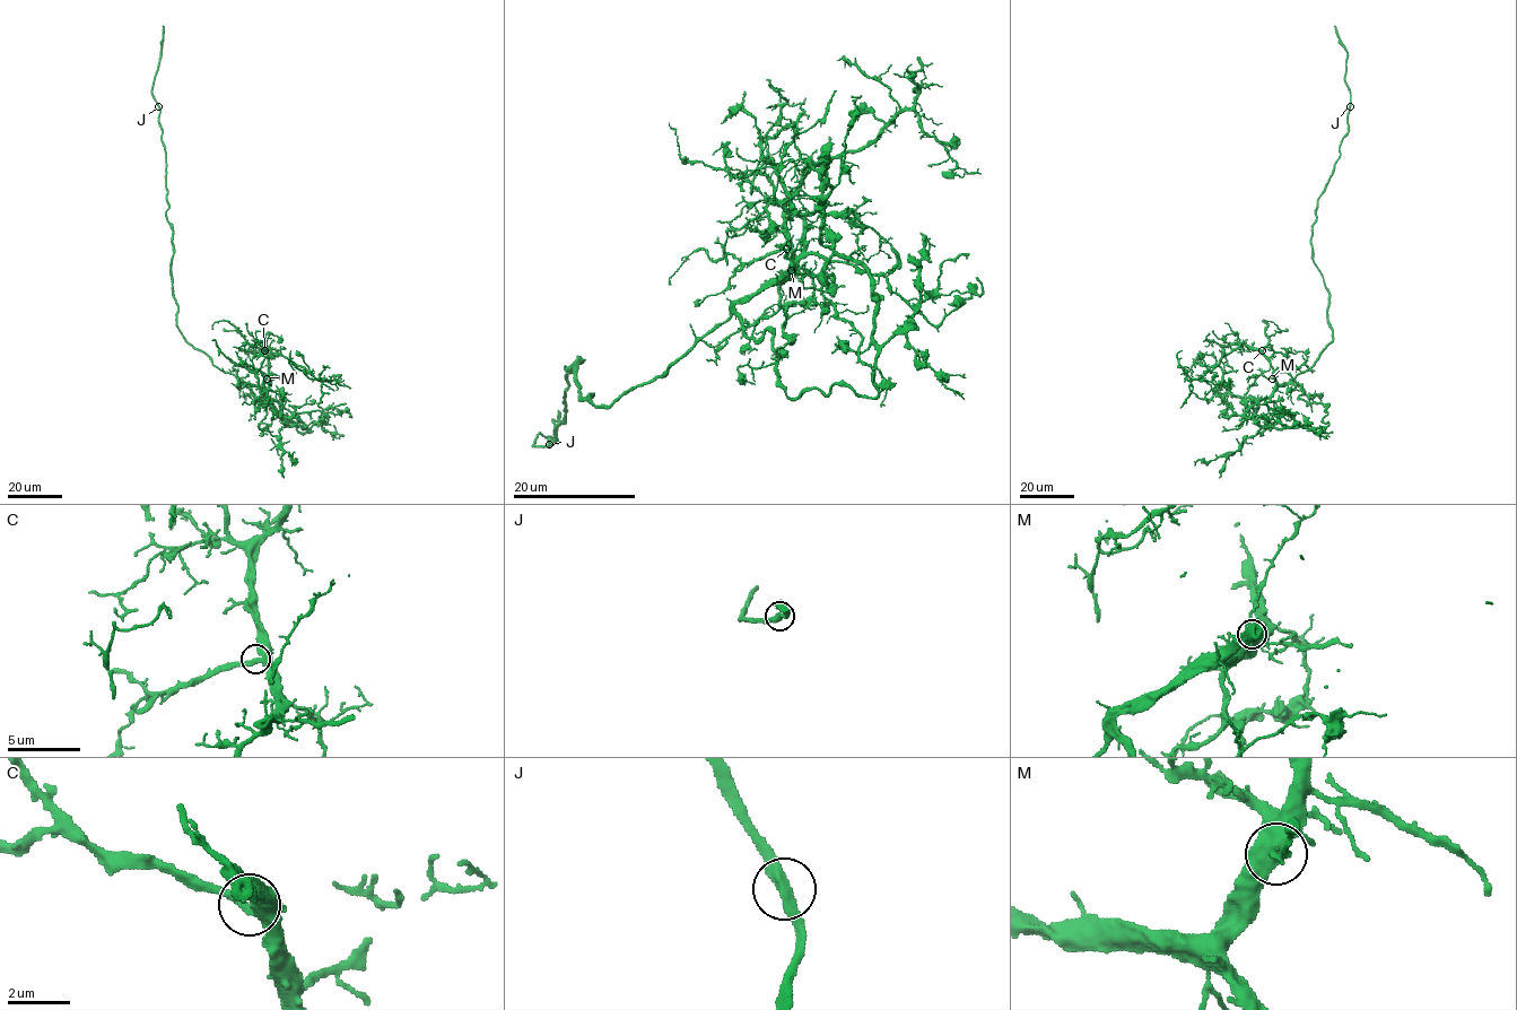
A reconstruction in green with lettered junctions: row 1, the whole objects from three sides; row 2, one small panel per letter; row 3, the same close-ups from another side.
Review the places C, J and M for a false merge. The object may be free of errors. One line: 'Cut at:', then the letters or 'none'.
Cut at: none

